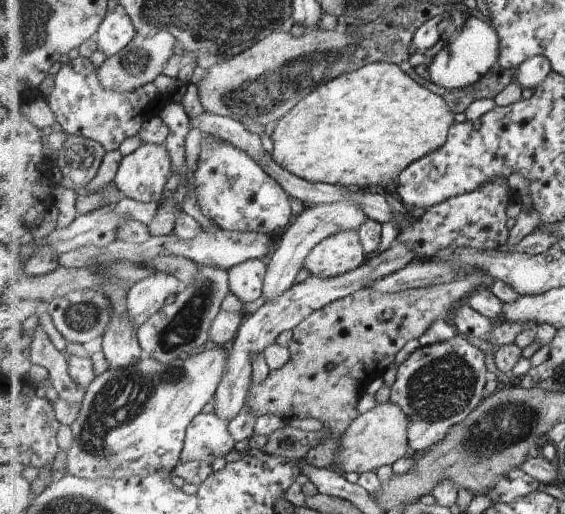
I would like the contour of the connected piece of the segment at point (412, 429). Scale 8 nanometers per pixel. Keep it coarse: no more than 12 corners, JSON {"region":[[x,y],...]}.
{"region":[[467,337],[417,347],[391,401],[414,455],[487,397],[485,352]]}

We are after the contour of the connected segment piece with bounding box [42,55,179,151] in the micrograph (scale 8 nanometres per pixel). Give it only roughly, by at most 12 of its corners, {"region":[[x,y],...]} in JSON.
{"region":[[79,55],[56,68],[42,101],[53,126],[107,151],[131,118],[160,115],[179,89],[161,73],[133,92],[101,84]]}

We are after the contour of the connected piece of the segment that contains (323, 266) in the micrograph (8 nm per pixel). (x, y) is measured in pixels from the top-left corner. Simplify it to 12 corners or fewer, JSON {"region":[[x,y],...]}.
{"region":[[360,232],[317,244],[304,268],[333,278],[368,259]]}

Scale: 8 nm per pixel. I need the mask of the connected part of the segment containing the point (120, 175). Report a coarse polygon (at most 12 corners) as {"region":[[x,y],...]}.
{"region":[[142,143],[113,181],[129,198],[161,203],[173,174],[164,144]]}

